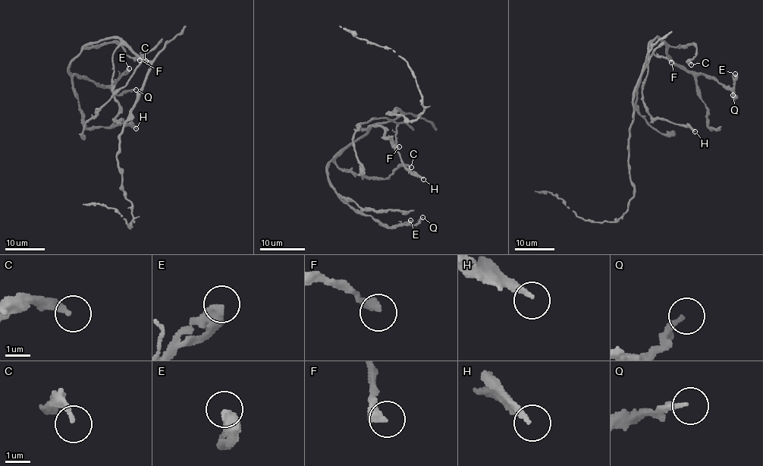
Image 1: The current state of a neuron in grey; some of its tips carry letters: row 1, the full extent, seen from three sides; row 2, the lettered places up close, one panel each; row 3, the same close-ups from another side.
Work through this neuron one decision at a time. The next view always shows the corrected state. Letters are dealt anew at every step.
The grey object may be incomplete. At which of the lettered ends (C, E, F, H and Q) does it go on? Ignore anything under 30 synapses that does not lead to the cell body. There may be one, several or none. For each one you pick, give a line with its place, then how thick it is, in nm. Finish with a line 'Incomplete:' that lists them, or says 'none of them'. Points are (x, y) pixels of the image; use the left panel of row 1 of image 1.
Incomplete: none of them

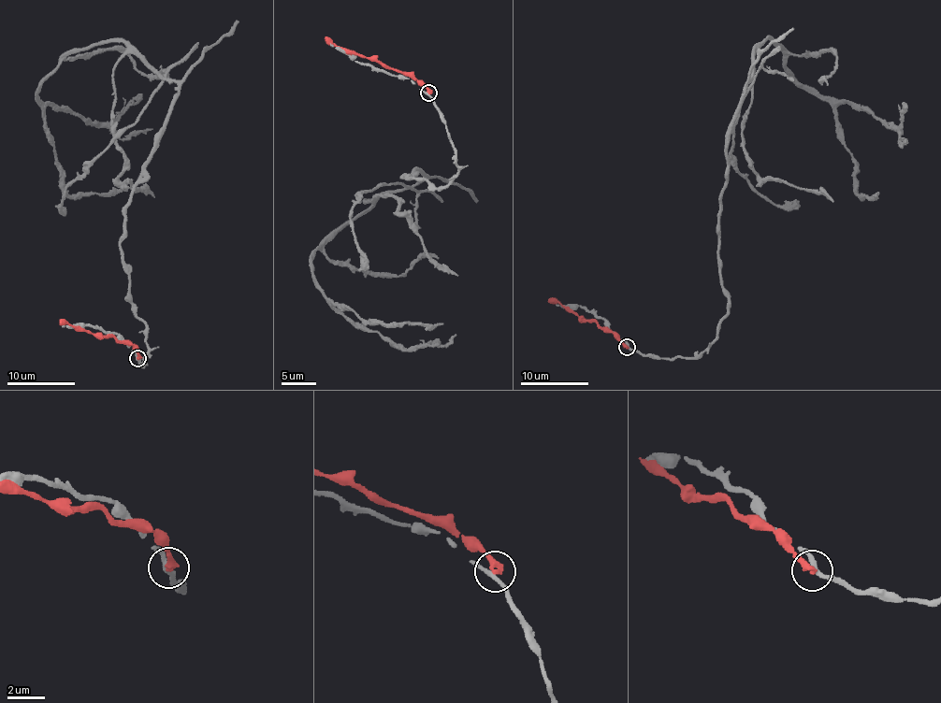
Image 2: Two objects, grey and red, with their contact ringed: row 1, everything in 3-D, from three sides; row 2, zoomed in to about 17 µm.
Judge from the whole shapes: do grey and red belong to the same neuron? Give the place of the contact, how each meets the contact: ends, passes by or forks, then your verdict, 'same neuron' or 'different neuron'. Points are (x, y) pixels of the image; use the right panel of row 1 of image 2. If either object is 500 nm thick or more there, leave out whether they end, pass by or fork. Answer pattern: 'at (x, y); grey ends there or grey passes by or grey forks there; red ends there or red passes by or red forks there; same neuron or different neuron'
at (627, 347); grey passes by; red ends there; different neuron

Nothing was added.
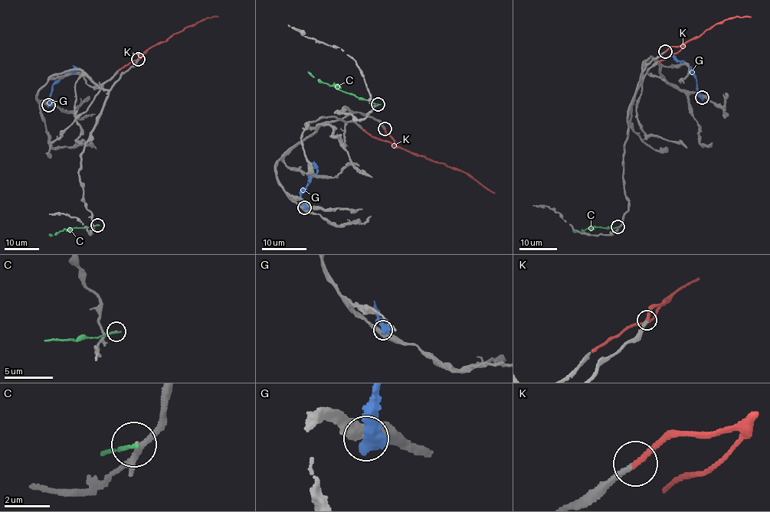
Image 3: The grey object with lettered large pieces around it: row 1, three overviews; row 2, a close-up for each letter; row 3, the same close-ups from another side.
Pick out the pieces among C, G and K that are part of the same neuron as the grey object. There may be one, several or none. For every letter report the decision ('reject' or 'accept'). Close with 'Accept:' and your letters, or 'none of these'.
C: reject
G: reject
K: accept
Accept: K

